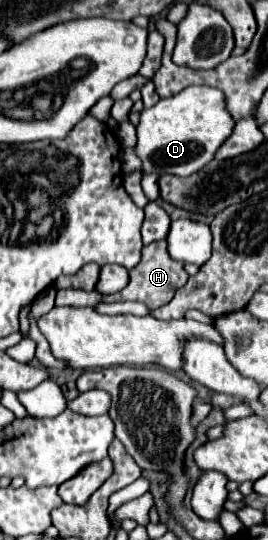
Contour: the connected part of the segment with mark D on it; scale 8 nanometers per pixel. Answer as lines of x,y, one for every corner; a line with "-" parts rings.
188,86
176,96
144,108
136,126
136,156
142,160
144,174
186,176
212,160
216,148
230,136
234,120
224,108
224,94
210,86

